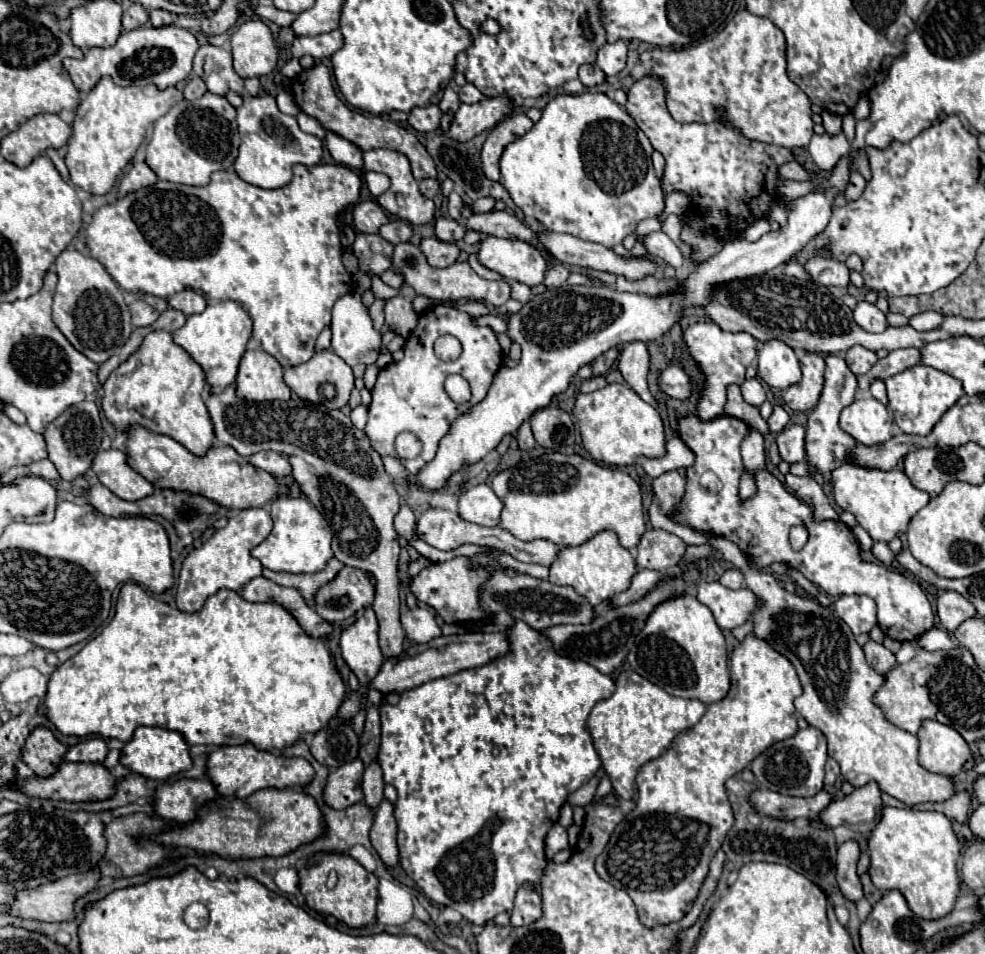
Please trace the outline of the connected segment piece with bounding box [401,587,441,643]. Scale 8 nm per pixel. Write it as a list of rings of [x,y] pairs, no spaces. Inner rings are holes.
[[[401,587],[401,623],[411,639],[411,643],[429,643],[433,637],[441,635],[441,629],[435,621],[435,615],[427,607],[417,607],[411,611],[405,605],[405,589]]]

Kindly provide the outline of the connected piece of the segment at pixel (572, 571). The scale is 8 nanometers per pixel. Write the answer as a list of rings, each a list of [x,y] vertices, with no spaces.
[[[601,531],[583,545],[577,547],[561,547],[555,561],[551,563],[549,581],[557,585],[571,585],[579,595],[587,597],[591,605],[599,605],[605,599],[625,591],[637,573],[635,559],[631,553],[619,545],[617,535],[613,531]]]

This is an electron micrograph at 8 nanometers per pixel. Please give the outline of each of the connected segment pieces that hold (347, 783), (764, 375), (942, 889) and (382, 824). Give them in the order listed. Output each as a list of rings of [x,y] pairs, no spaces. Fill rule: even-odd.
[[[359,759],[343,765],[337,771],[331,771],[327,777],[327,785],[323,789],[323,801],[333,809],[345,809],[363,799],[361,793],[361,777],[363,763]]]
[[[771,339],[757,353],[757,375],[773,389],[787,389],[801,379],[799,359],[789,345]]]
[[[883,807],[867,847],[871,857],[869,875],[877,889],[899,889],[909,909],[925,919],[945,917],[953,909],[959,895],[957,859],[961,849],[953,825],[943,813]]]
[[[387,799],[375,809],[375,821],[371,827],[371,845],[387,867],[399,865],[397,823],[393,821],[393,805]]]

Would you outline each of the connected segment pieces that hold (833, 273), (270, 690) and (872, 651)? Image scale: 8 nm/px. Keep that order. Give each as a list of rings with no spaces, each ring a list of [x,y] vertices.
[[[815,257],[805,263],[805,269],[811,273],[813,281],[819,285],[825,285],[825,287],[831,287],[831,285],[847,287],[849,285],[849,269],[841,261]]]
[[[125,583],[119,591],[119,597],[115,603],[115,617],[111,619],[111,623],[101,631],[101,635],[91,639],[81,649],[81,653],[73,655],[69,661],[61,663],[55,669],[55,673],[49,677],[49,689],[47,689],[43,707],[47,711],[49,721],[63,735],[77,735],[77,737],[99,735],[99,737],[129,741],[133,737],[133,731],[139,725],[155,725],[155,727],[163,727],[169,731],[179,731],[189,745],[217,745],[219,747],[219,745],[239,745],[239,743],[251,741],[261,751],[271,751],[271,749],[283,751],[283,749],[295,745],[297,741],[301,741],[307,733],[315,735],[317,731],[321,731],[327,725],[327,721],[337,713],[343,699],[345,699],[345,683],[341,679],[341,673],[337,669],[335,657],[333,657],[327,641],[323,637],[307,635],[301,629],[297,617],[281,603],[275,603],[275,601],[251,603],[251,601],[245,601],[237,591],[221,589],[205,601],[201,611],[189,615],[189,613],[179,611],[177,607],[171,607],[167,603],[153,599],[137,583]]]
[[[867,641],[867,643],[863,645],[863,653],[865,653],[867,663],[869,663],[869,665],[879,673],[879,675],[887,673],[891,667],[897,665],[895,655],[893,655],[889,649],[885,649],[881,643]]]

